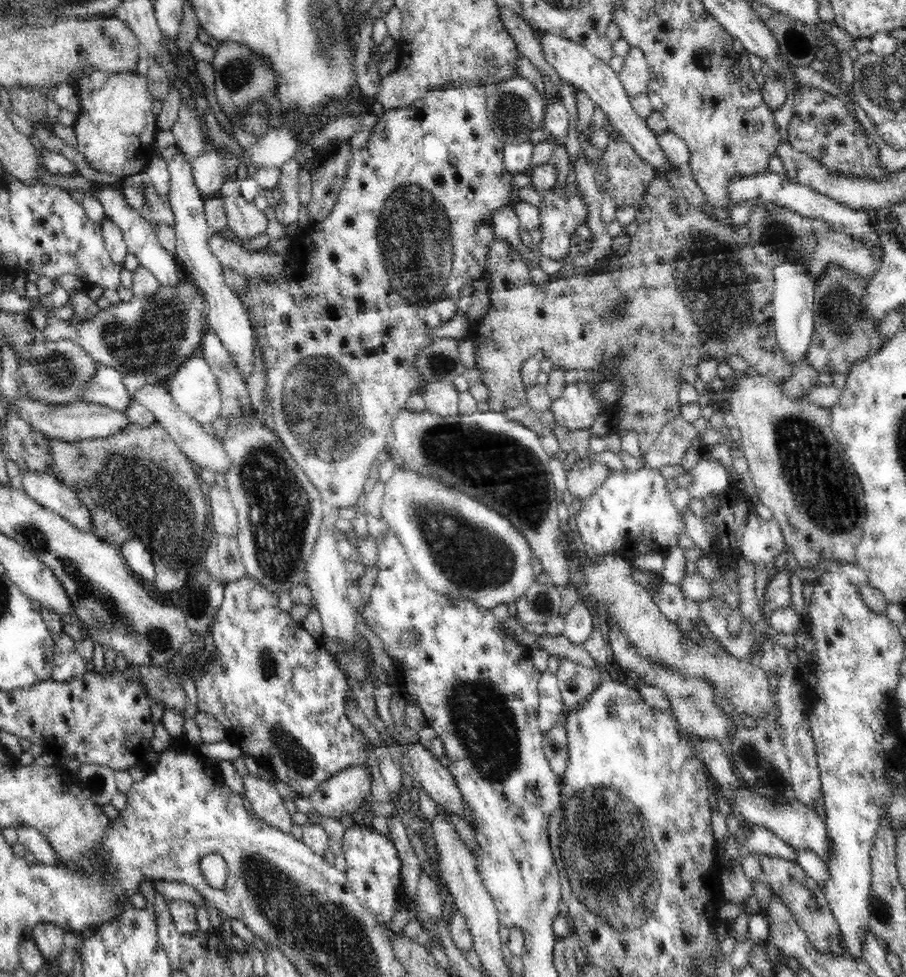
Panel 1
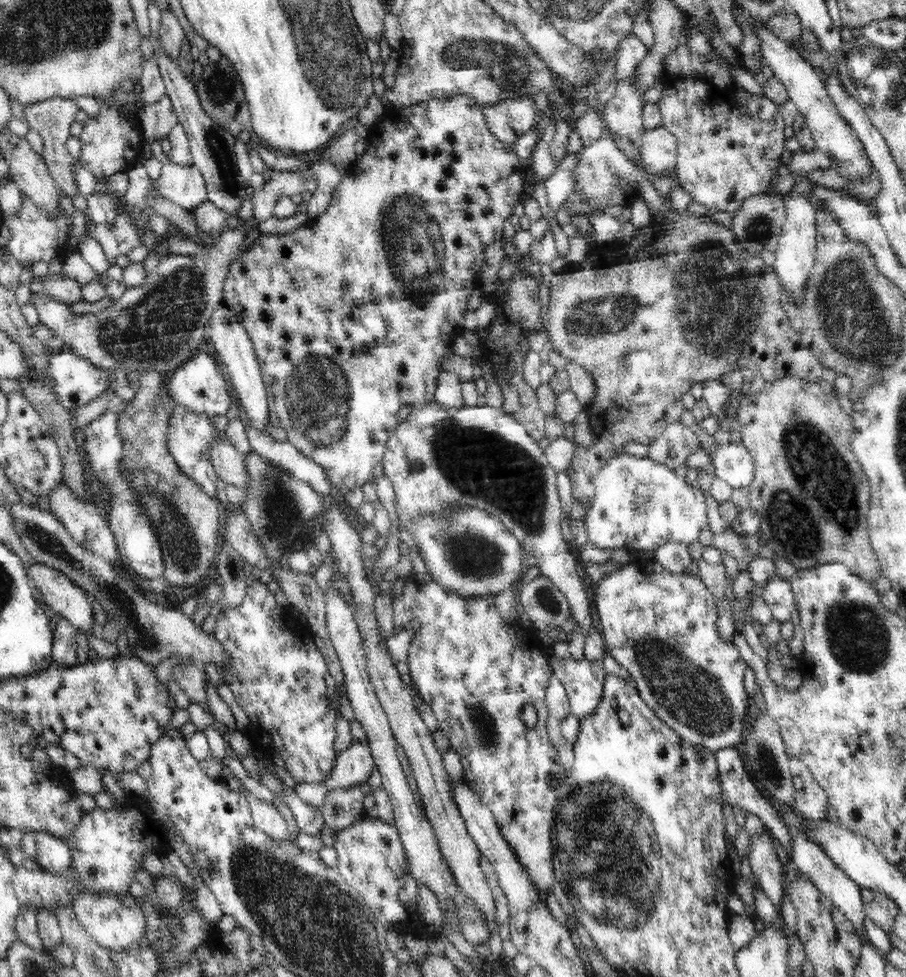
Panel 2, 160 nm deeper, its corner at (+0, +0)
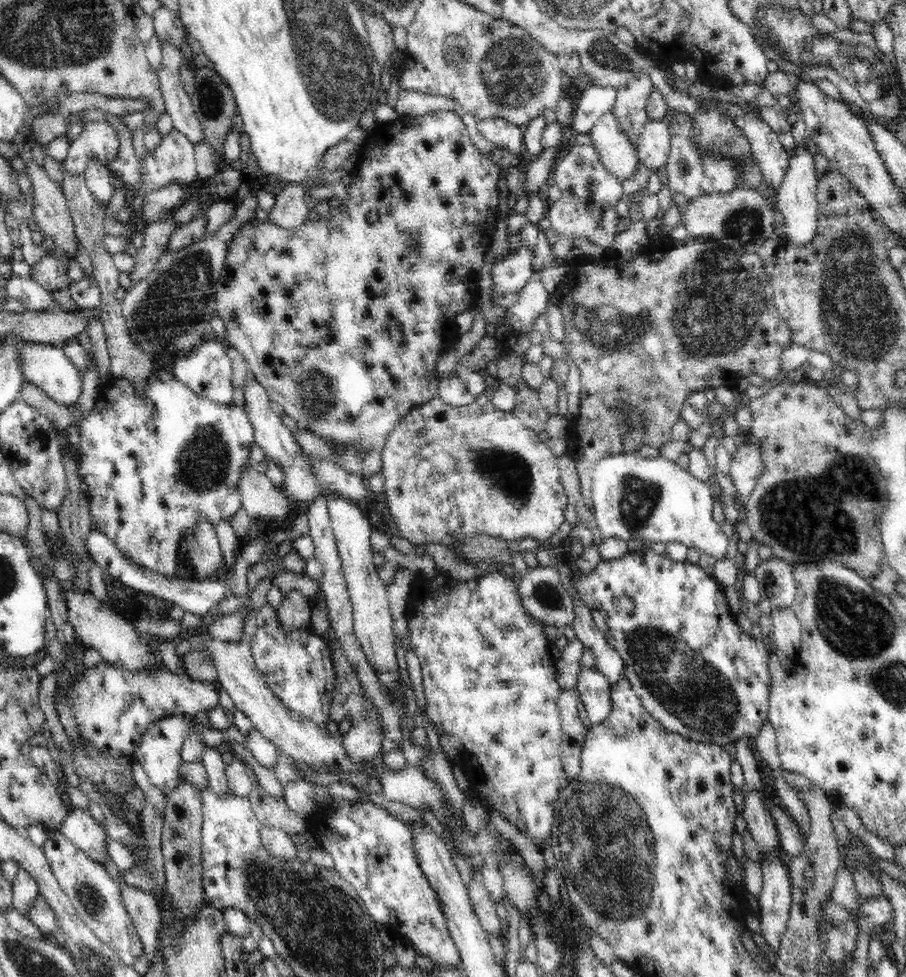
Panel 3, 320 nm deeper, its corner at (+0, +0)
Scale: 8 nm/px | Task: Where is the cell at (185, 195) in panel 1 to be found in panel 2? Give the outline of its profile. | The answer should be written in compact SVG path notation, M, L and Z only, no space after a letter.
M223 302L214 310L209 318L208 330L205 330L206 337L212 342L215 351L219 354L224 369L229 376L230 384L236 389L238 399L242 403L242 409L250 421L250 426L264 433L269 428L269 403L267 400L267 387L264 385L260 365L257 361L252 341L236 315L231 311L228 305Z

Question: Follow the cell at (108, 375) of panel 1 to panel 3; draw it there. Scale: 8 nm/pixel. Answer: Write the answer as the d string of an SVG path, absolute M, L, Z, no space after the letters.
M23 341L20 344L20 372L26 383L40 387L51 400L60 405L76 405L83 393L83 377L74 364L64 355L62 346L34 344Z

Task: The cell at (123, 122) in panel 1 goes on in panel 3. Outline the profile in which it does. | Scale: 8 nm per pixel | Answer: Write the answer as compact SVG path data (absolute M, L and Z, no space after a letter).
M90 121L83 126L80 136L70 142L67 156L61 163L68 174L82 175L87 169L87 162L90 160L100 161L102 165L110 164L118 154L118 146L120 146L120 140L116 136L116 130L108 121Z

